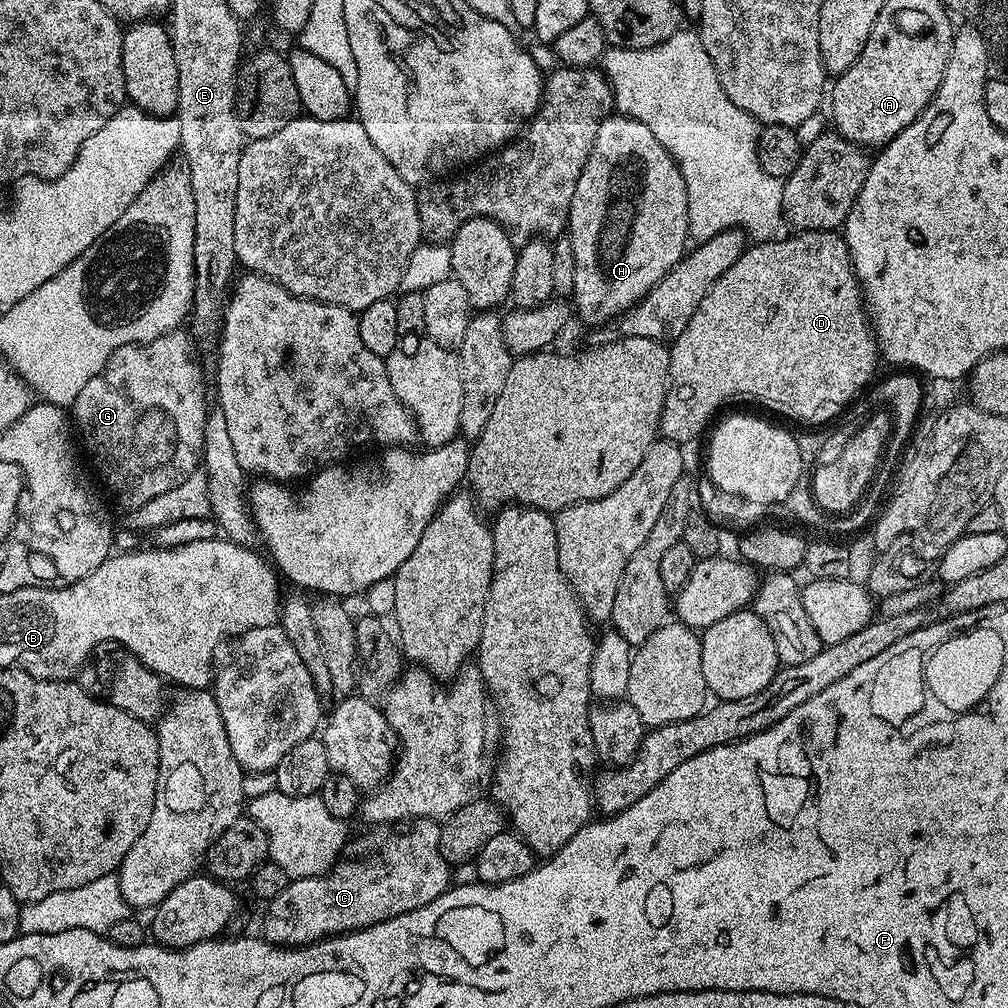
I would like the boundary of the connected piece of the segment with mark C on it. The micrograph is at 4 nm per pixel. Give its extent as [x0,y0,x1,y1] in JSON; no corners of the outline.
[263,820,452,946]

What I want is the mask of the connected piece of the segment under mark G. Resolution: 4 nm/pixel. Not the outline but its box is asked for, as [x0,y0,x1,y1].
[70,330,210,509]

